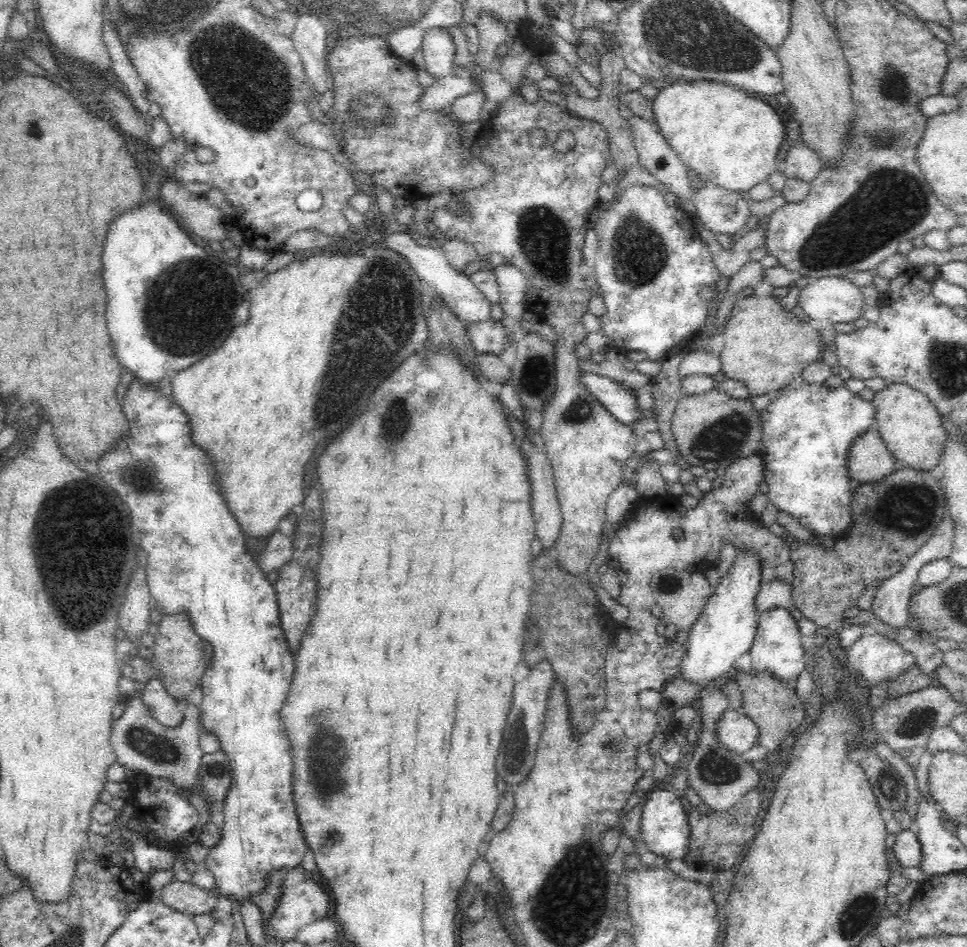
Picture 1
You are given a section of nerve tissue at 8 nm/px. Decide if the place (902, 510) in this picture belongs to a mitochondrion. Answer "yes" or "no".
yes

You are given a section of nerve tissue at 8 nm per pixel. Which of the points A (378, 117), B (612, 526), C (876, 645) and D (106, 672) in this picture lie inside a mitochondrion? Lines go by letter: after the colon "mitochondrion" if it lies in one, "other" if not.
A: mitochondrion
B: other
C: other
D: other

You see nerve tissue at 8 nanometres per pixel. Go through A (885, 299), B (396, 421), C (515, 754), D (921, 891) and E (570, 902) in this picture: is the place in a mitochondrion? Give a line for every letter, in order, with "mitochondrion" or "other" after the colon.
A: other
B: mitochondrion
C: mitochondrion
D: other
E: mitochondrion

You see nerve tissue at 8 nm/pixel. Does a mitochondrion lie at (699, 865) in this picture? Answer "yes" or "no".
no

